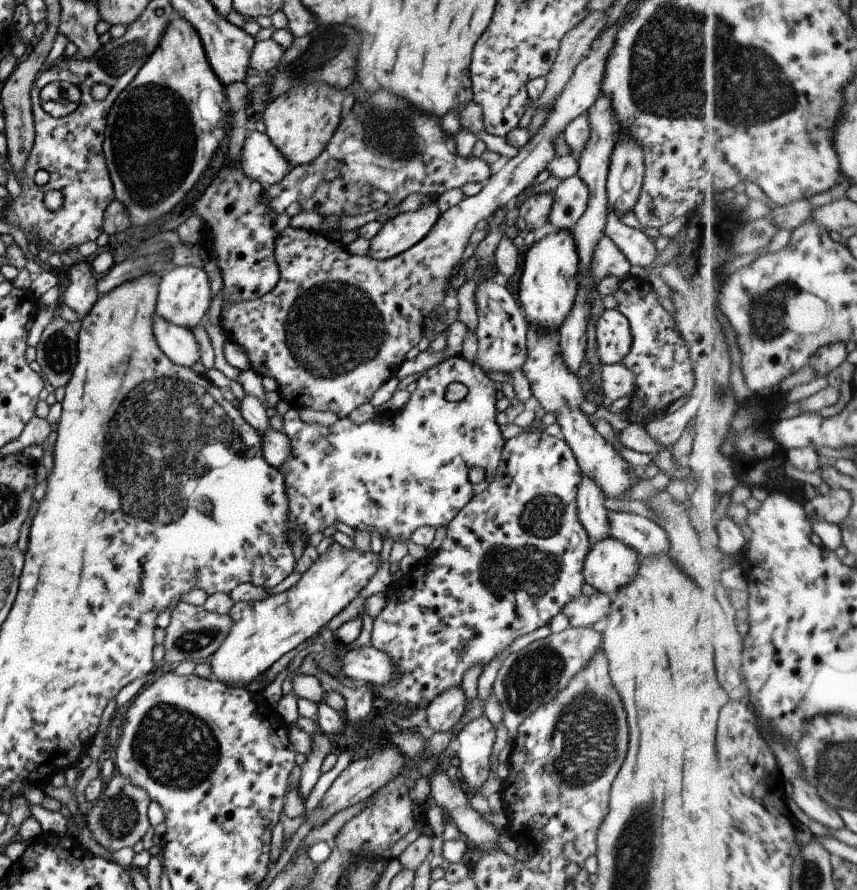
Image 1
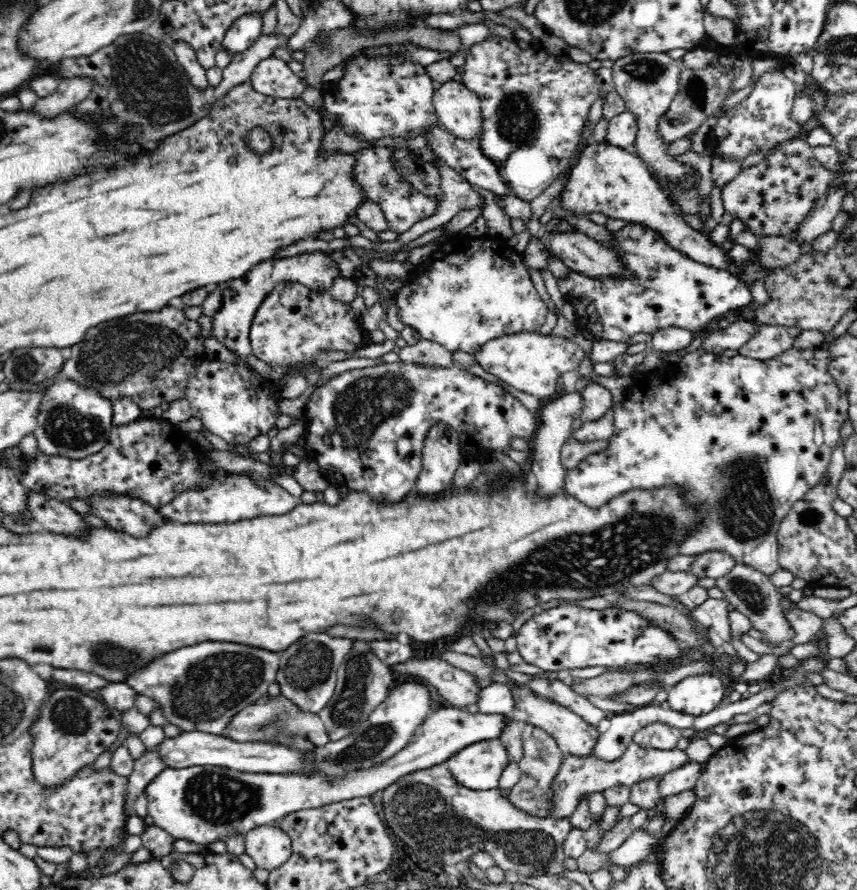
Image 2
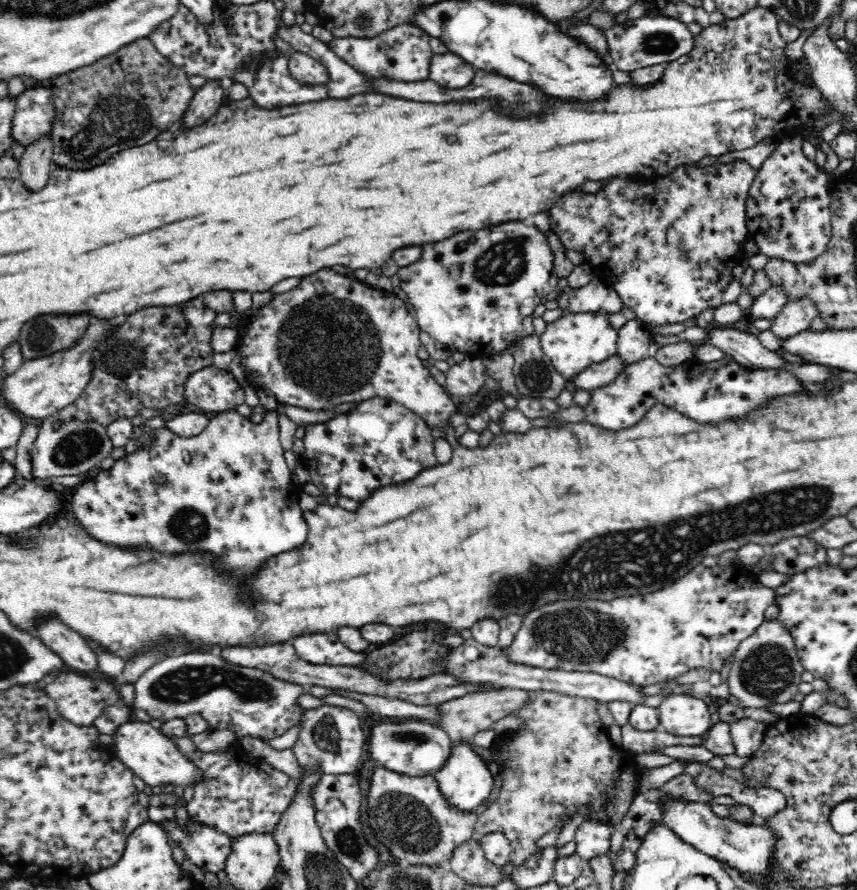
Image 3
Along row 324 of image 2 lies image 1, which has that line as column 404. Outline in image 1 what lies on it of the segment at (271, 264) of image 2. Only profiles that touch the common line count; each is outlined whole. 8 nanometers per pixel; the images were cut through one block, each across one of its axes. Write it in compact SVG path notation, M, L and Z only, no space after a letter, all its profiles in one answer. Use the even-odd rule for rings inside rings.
M433 203L414 212L403 212L399 213L394 218L389 217L385 224L380 226L375 236L370 239L370 248L368 249L367 255L376 260L386 260L408 250L429 232L439 216L440 213L435 203Z

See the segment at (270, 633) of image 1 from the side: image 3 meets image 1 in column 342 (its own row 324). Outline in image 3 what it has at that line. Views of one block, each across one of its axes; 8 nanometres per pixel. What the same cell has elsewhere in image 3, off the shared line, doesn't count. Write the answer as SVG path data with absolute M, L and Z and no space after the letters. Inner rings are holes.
M602 312L568 313L560 320L548 323L539 341L543 354L551 361L551 366L554 366L562 377L573 380L582 370L615 354L617 330L610 326Z

